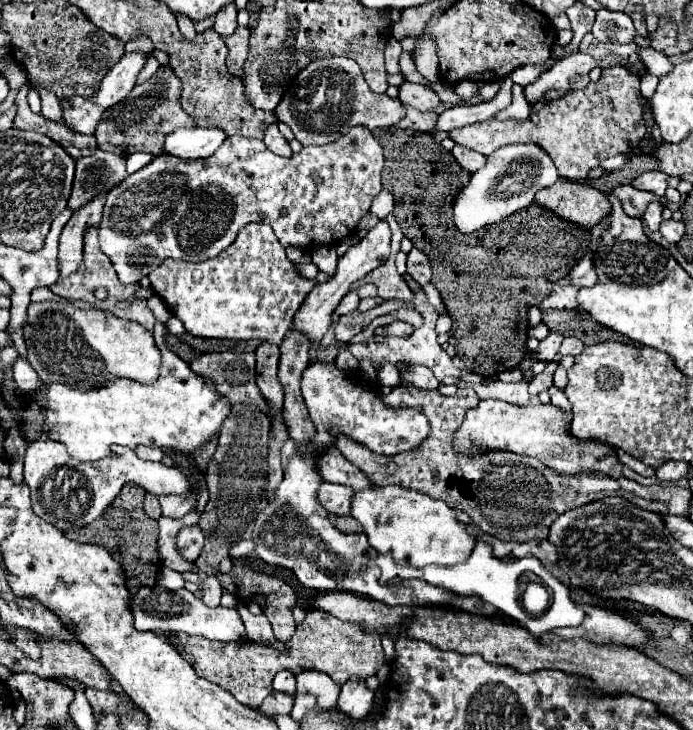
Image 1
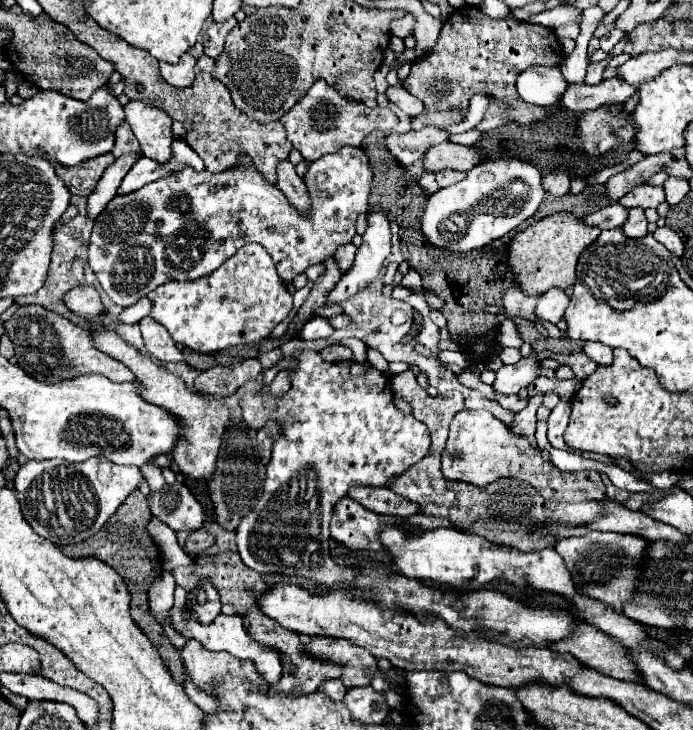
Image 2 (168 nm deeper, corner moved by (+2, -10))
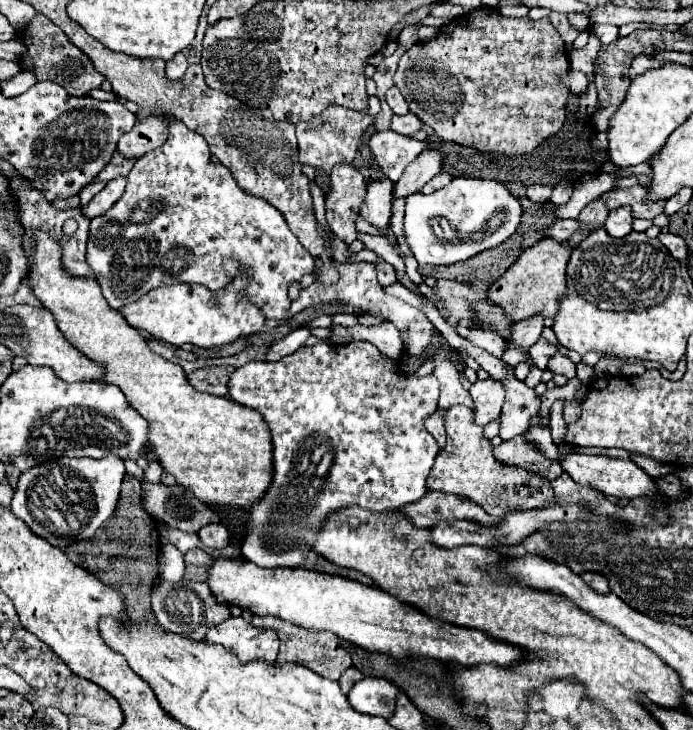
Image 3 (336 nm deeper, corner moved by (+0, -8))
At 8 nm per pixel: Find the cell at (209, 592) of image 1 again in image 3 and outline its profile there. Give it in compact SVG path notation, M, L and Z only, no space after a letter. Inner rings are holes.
M157 580L153 586L153 592L151 592L151 608L153 608L157 622L163 628L169 628L171 632L179 632L179 634L183 634L187 638L195 638L195 640L203 640L211 626L217 626L219 622L223 622L231 616L229 606L215 602L207 582L191 582L191 580L181 580L177 584Z

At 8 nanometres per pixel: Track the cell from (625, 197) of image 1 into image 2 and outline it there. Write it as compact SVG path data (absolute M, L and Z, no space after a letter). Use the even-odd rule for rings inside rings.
M619 202L617 204L611 204L611 206L605 206L589 216L585 216L583 220L591 226L599 226L601 230L609 230L609 228L617 228L617 226L623 226L625 220L629 216L629 208L621 206Z

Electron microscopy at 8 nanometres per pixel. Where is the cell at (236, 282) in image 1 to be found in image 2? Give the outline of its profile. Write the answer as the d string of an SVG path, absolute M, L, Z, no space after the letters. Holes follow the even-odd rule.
M245 244L245 248L237 250L221 268L211 272L209 276L203 276L201 280L171 280L155 288L147 294L149 300L153 300L151 316L163 324L171 338L195 352L217 352L239 346L239 344L257 344L271 336L273 328L283 322L289 312L293 310L293 296L287 292L287 288L281 284L281 278L277 276L277 268L269 256L269 252L261 244Z

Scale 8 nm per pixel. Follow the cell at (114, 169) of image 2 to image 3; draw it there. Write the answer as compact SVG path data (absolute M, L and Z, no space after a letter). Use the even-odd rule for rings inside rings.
M143 118L143 122L137 122L131 132L123 134L119 138L117 150L123 156L143 156L145 152L151 152L159 148L167 140L167 124L161 118Z

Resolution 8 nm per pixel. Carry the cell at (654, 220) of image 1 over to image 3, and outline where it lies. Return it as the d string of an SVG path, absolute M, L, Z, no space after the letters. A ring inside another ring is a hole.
M617 208L617 210L611 210L609 216L607 216L607 222L605 222L605 230L611 238L623 238L631 232L631 222L633 222L633 216L631 216L631 208Z

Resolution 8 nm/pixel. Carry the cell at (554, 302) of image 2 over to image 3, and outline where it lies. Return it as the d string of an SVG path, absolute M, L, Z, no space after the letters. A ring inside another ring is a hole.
M533 316L529 320L521 320L511 328L511 336L507 338L507 348L523 348L529 350L541 336L543 316Z

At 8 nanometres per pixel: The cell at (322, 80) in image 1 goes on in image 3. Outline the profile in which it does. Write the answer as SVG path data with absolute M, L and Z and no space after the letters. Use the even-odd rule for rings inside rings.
M337 104L329 106L323 114L311 118L309 122L297 124L299 162L313 166L313 168L321 168L323 172L329 174L333 170L333 166L341 164L341 162L351 162L355 158L359 138L369 124L373 124L373 116L341 108Z

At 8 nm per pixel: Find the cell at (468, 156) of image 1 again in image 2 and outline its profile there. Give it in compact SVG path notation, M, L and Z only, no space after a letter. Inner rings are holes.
M443 170L443 172L437 172L437 184L439 184L439 188L443 188L443 186L451 186L451 184L455 184L455 182L459 182L459 180L463 180L467 176L467 172L457 172L457 170Z

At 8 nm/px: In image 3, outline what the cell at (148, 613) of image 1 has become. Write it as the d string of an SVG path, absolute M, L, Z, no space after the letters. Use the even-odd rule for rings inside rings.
M227 618L219 626L213 626L207 632L209 642L217 642L223 646L231 646L233 652L243 660L267 660L275 662L279 650L279 638L275 630L255 628L251 622L243 618Z

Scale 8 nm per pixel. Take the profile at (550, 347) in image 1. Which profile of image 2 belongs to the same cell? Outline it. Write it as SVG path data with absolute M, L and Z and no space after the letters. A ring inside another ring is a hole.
M531 352L513 366L501 366L493 386L501 394L517 394L521 388L527 388L537 380L539 366L541 362L537 358L537 352Z

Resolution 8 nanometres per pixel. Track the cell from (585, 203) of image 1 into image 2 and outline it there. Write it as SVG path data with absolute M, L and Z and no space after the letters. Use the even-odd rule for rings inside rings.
M555 212L517 232L509 244L509 264L517 274L519 288L527 294L543 294L553 286L569 288L575 282L577 260L583 248L595 242L599 234L599 228L591 228L583 218L573 216L571 212Z

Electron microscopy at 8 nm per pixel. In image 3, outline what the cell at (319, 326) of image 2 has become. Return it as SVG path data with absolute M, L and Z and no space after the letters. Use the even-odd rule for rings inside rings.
M297 328L297 330L293 330L293 332L289 332L283 340L275 342L275 344L269 348L265 360L269 360L269 362L277 362L277 360L281 360L281 358L293 354L295 350L299 350L299 348L303 346L303 342L307 340L309 334L311 334L309 328Z

